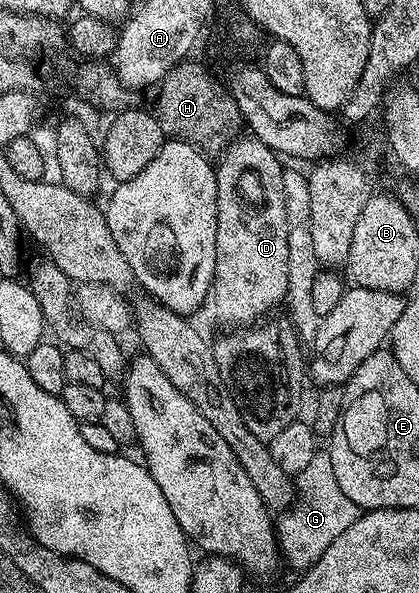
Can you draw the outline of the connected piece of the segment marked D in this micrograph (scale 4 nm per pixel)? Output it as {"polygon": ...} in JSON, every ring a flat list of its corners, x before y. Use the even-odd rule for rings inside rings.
{"polygon":[[240,136,228,144,227,149,218,155,215,166,217,180,217,260,215,261,215,282,211,286,209,306,215,309,215,318,223,328,242,328,266,319,274,306,284,305,286,285,289,283,289,224,285,212,285,192,283,191,284,163,280,155,270,150,254,136],[246,170,259,173,259,186,267,197,263,210,254,214,243,207,239,195,239,181]]}

